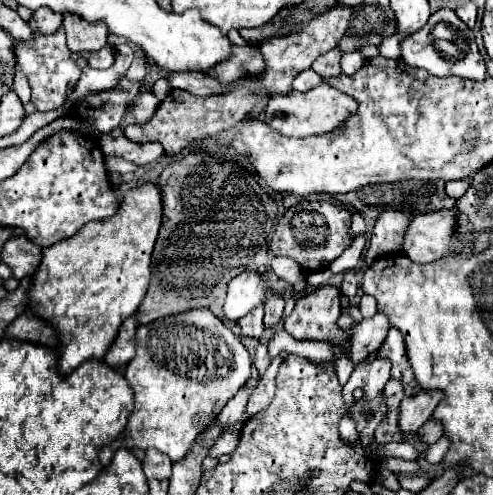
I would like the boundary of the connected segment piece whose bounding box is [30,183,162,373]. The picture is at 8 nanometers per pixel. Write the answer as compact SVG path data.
M144 183L124 193L116 215L86 223L76 235L44 249L44 259L32 275L30 307L60 335L62 373L74 371L82 361L102 359L122 321L138 311L150 285L150 257L160 219L162 191L154 183Z

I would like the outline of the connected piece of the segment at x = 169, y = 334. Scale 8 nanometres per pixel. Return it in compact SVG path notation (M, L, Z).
M190 309L178 315L156 319L152 323L140 325L136 333L136 355L126 367L126 379L134 389L136 407L128 419L128 425L120 437L102 449L102 461L110 463L110 449L158 449L166 453L172 463L182 461L190 451L192 443L208 429L208 425L218 417L222 407L232 399L248 379L250 379L252 359L238 337L208 309Z

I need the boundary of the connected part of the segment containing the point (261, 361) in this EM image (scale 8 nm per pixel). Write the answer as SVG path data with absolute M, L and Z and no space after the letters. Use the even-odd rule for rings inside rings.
M258 343L256 345L256 349L254 349L254 365L256 365L256 369L260 371L260 375L266 371L266 367L270 365L270 355L268 355L268 349L266 349L266 345L262 345L262 343Z

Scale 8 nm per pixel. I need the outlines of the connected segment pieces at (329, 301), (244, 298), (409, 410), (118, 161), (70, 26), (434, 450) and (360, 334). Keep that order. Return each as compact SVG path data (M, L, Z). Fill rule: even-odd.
M334 285L316 287L298 297L294 311L284 321L284 329L298 341L316 339L340 345L346 337L346 333L336 327L340 313L340 289Z
M260 271L240 273L238 277L230 279L230 283L228 283L228 295L224 301L224 315L232 321L238 321L252 307L266 301L268 293L270 293L270 289L264 283L264 275Z
M420 391L418 395L404 397L400 411L400 429L404 431L404 435L418 431L432 417L442 397L442 391Z
M105 157L104 164L107 172L114 173L132 173L136 171L136 165L119 157Z
M64 13L64 31L68 39L68 49L74 53L98 51L106 45L108 37L108 27L104 23L88 23L74 13Z
M443 435L436 443L430 445L424 452L425 459L433 465L438 465L450 446L450 440Z
M376 313L370 319L362 319L360 323L356 323L352 327L352 349L350 349L350 359L354 363L366 359L368 355L376 353L380 349L380 345L386 339L386 333L390 329L390 323L386 319L386 315Z

